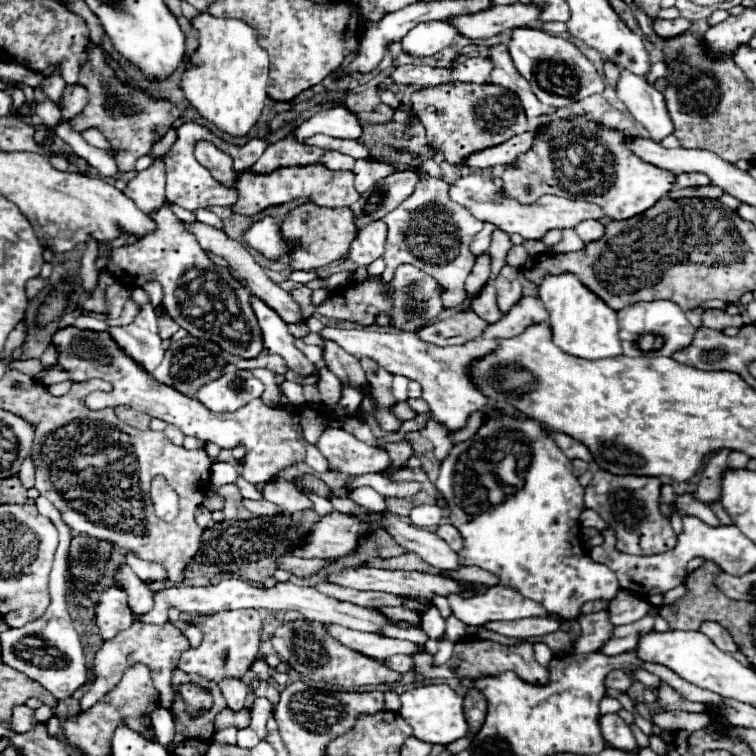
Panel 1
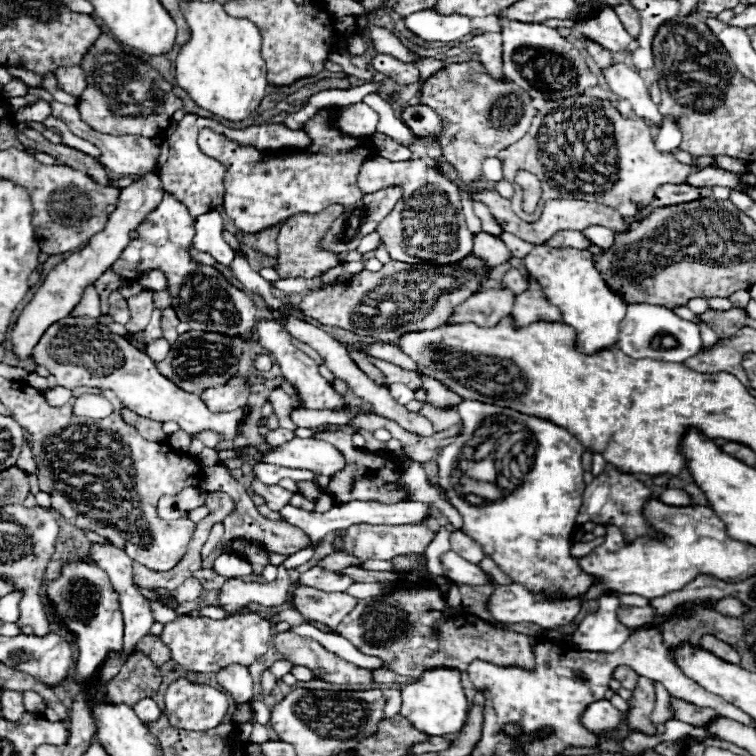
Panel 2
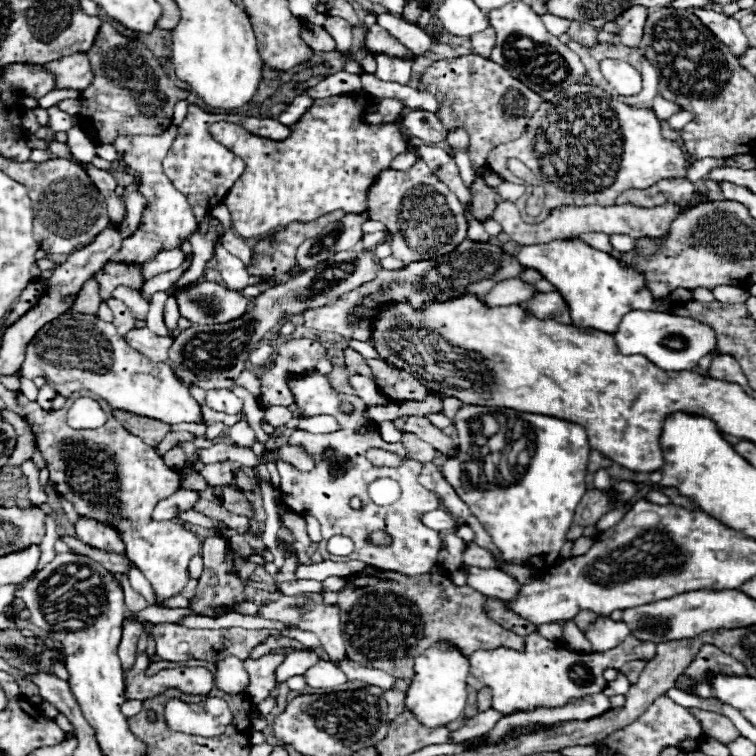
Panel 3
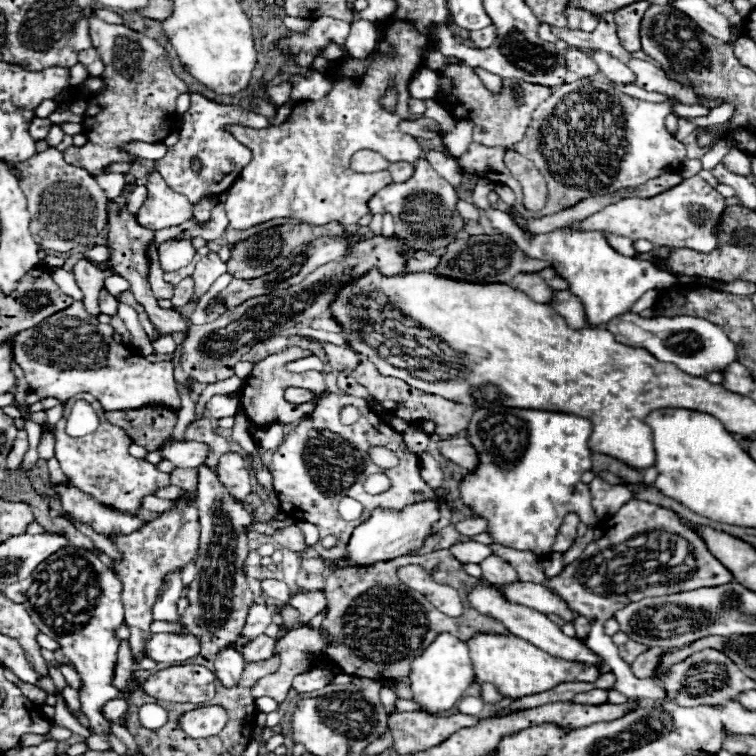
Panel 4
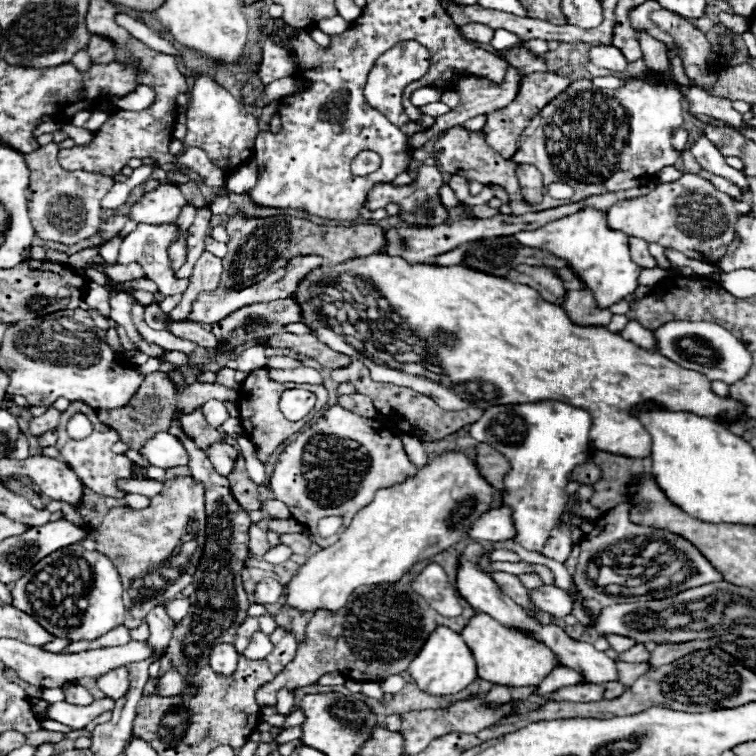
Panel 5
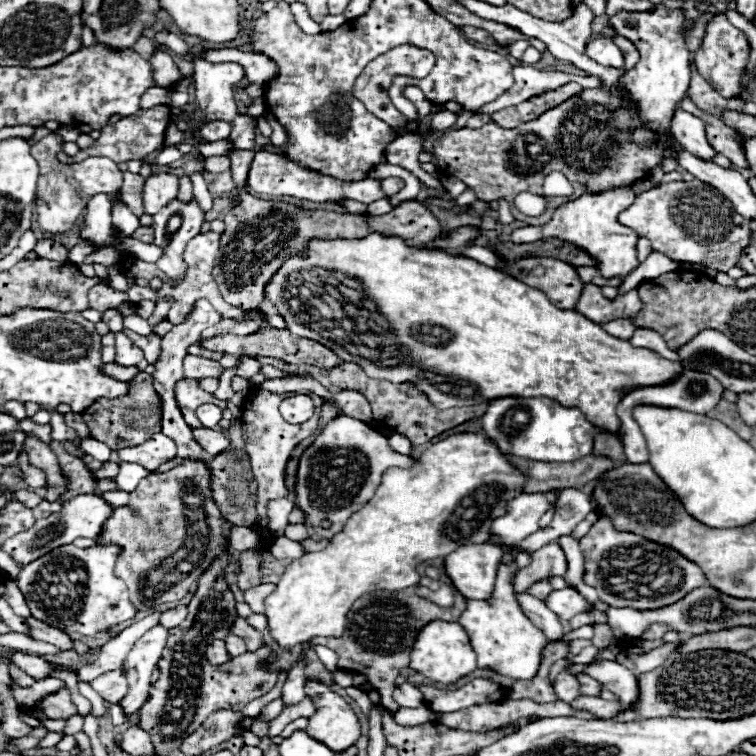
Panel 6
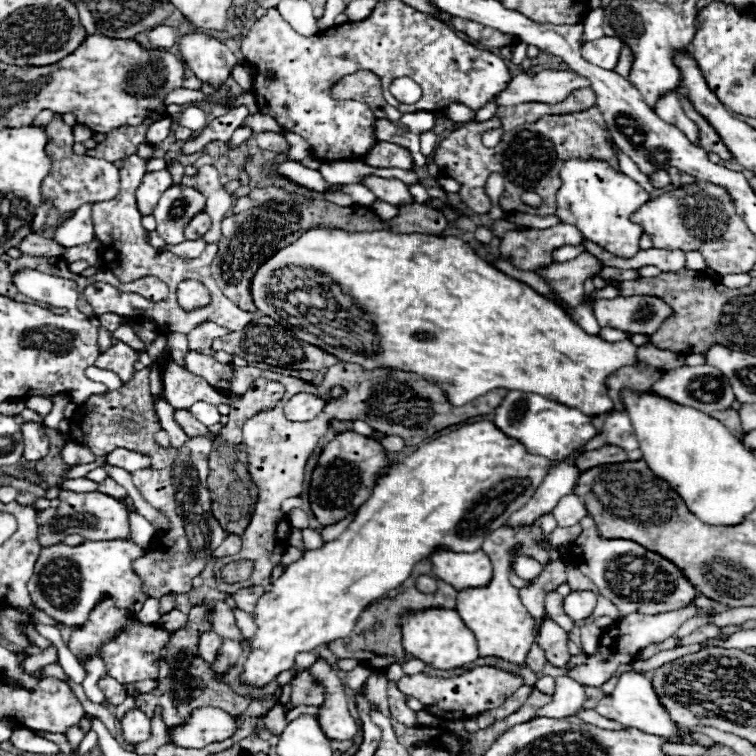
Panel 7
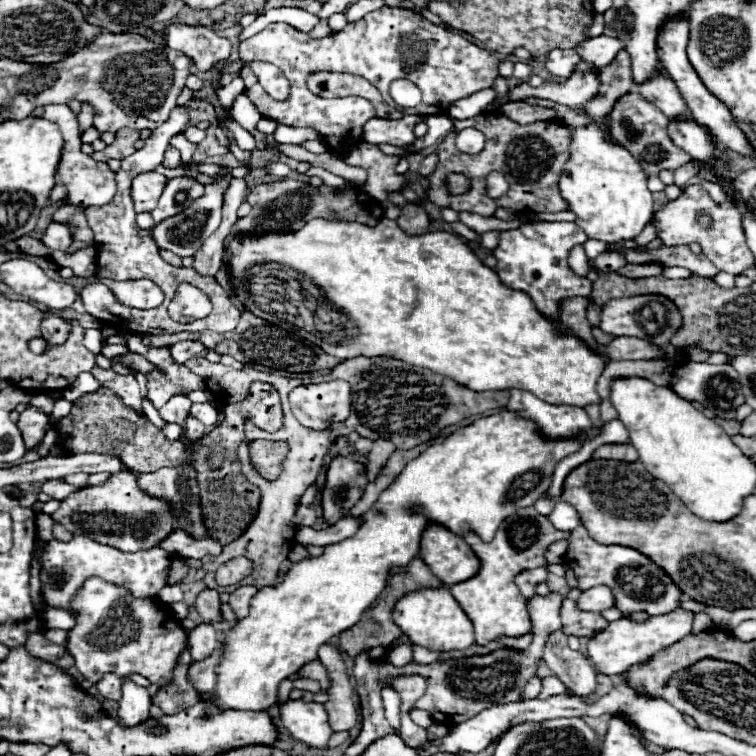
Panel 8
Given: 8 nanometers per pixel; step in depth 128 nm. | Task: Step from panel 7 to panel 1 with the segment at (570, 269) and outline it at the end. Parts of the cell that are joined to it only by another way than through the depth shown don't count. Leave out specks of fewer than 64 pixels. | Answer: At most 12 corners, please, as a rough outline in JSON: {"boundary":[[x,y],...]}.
{"boundary":[[470,308],[420,330],[436,346],[474,340],[488,326]]}

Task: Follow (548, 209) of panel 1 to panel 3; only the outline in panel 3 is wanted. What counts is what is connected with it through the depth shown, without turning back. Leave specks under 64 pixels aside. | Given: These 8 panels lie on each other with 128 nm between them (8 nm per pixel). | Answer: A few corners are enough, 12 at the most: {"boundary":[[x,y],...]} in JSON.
{"boundary":[[514,202],[492,212],[518,244],[546,244],[586,232],[666,238],[686,206],[566,206],[524,224]]}

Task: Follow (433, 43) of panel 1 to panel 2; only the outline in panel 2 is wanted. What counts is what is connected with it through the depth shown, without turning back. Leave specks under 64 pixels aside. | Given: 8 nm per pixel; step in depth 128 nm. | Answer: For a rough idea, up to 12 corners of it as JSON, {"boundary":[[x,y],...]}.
{"boundary":[[436,10],[406,16],[426,42],[454,42],[474,30],[470,18]]}

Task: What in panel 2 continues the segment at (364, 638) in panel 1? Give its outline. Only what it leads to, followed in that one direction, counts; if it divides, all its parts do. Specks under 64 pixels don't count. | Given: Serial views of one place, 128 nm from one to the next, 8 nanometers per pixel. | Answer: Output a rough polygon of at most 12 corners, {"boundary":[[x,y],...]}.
{"boundary":[[294,610],[272,614],[274,624],[288,622],[292,626],[304,624],[302,616]]}

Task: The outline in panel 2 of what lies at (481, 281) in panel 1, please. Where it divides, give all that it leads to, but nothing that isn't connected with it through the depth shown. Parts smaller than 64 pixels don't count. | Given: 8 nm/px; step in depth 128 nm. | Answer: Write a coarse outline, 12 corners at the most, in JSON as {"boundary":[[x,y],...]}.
{"boundary":[[486,232],[474,234],[474,254],[490,268],[512,258],[504,242]]}

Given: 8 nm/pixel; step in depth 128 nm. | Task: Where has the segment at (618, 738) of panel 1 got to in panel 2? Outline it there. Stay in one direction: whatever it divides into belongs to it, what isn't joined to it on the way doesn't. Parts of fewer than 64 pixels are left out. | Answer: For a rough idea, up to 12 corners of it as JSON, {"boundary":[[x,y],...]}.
{"boundary":[[602,700],[586,706],[580,722],[588,730],[616,730],[622,712]]}

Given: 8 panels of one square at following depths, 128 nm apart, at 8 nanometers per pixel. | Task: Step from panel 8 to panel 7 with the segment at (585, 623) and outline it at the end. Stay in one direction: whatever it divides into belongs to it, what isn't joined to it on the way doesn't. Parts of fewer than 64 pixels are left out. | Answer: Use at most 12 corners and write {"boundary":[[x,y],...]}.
{"boundary":[[558,592],[546,596],[546,612],[566,632],[576,624],[564,612]]}

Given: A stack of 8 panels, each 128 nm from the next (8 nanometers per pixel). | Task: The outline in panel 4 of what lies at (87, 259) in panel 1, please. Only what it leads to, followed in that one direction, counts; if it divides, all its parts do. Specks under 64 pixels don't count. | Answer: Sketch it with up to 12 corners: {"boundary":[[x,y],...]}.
{"boundary":[[92,264],[74,266],[84,308],[98,316],[98,296],[106,274]]}

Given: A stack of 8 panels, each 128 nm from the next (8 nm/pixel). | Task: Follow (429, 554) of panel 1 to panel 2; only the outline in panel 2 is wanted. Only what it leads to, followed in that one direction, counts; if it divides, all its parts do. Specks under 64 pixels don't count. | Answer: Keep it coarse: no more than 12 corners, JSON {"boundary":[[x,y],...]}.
{"boundary":[[456,552],[442,554],[442,570],[466,586],[492,584],[490,576]]}

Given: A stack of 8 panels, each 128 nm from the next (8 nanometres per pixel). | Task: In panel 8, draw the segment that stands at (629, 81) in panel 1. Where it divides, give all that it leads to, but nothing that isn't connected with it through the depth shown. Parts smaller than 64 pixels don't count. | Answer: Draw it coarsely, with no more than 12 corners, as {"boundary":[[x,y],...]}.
{"boundary":[[600,34],[580,42],[580,58],[608,66],[622,48],[622,40]]}

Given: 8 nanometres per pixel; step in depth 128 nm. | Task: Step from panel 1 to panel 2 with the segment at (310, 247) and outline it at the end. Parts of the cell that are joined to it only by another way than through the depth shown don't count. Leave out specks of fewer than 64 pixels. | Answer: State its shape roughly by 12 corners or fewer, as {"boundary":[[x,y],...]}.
{"boundary":[[333,204],[280,226],[280,278],[316,278],[338,264],[316,250],[344,212]]}

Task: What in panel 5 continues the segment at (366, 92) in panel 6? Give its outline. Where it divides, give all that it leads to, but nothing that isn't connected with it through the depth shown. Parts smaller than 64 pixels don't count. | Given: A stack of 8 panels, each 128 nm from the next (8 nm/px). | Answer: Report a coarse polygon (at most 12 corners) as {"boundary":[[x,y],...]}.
{"boundary":[[400,42],[378,58],[364,98],[404,134],[424,130],[408,120],[402,90],[422,78],[430,52]]}

